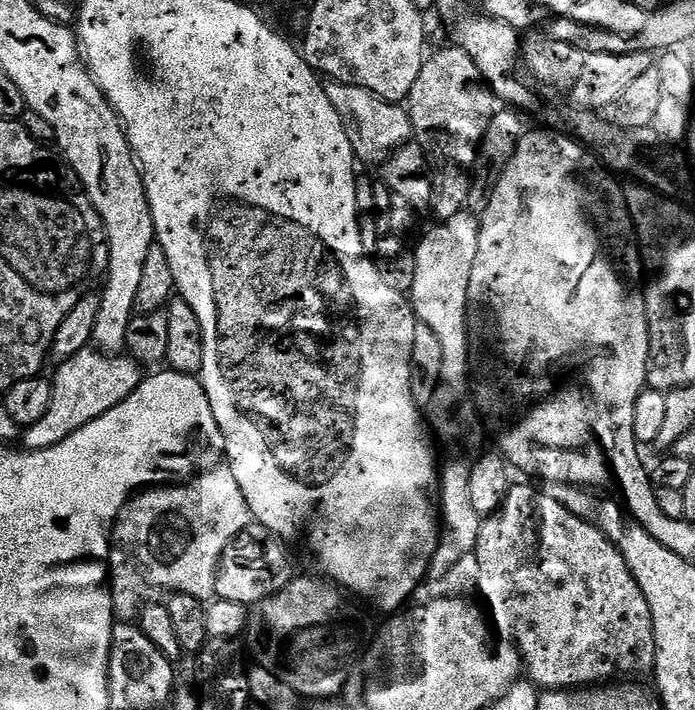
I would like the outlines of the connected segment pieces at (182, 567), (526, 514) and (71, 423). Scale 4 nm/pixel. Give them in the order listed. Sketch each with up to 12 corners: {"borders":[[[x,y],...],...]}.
{"borders":[[[227,466],[131,497],[110,533],[112,615],[208,598],[253,523]],[[513,483],[481,523],[490,623],[537,689],[655,669],[602,530]],[[85,346],[59,361],[50,410],[23,429],[42,450],[140,384],[127,354]]]}

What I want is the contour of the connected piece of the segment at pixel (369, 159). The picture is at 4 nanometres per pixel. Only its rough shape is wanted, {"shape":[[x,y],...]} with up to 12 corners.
{"shape":[[328,82],[357,161],[383,161],[413,135],[400,104]]}

